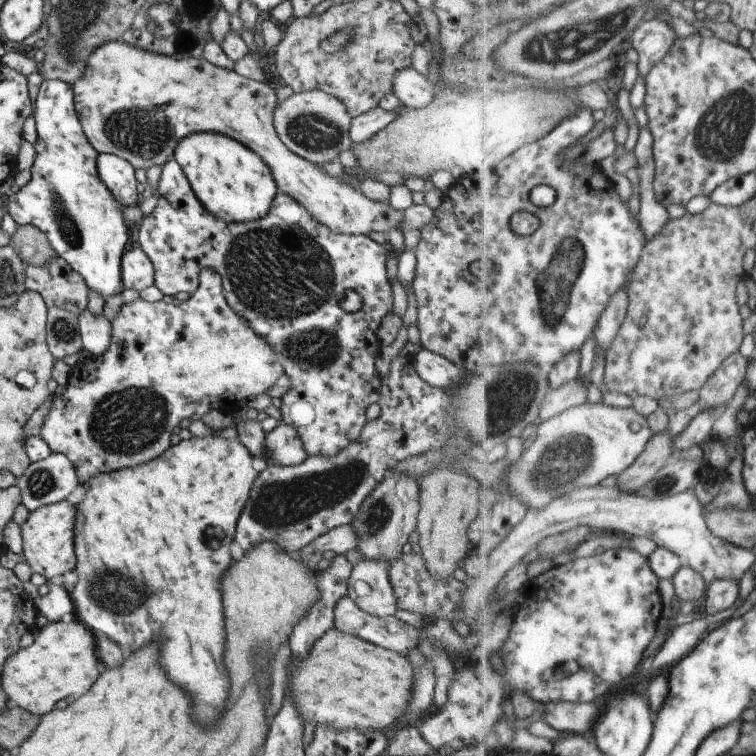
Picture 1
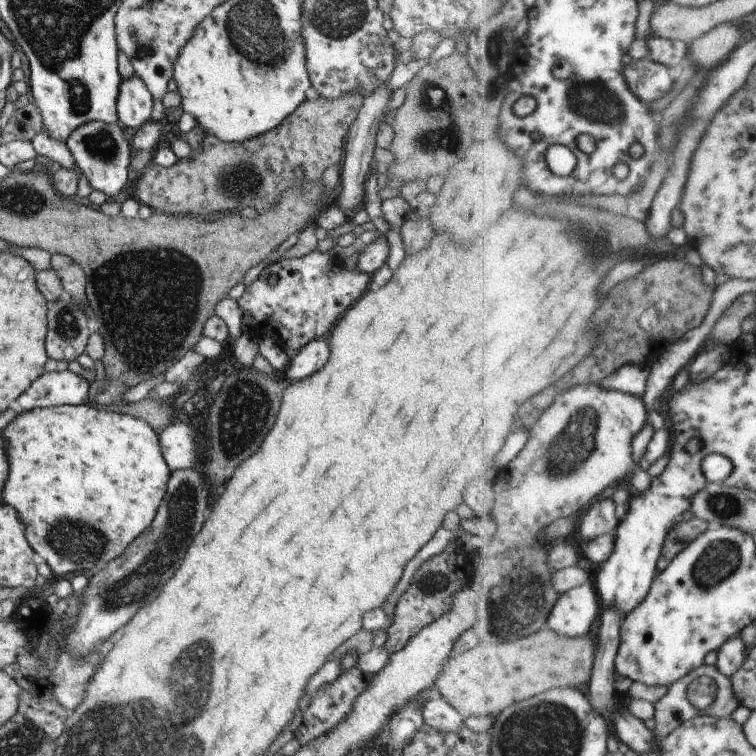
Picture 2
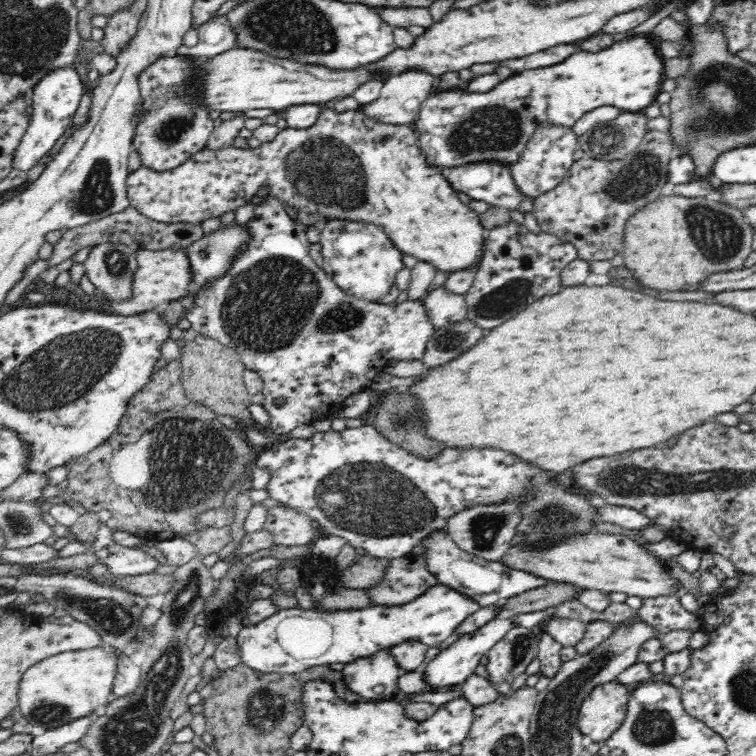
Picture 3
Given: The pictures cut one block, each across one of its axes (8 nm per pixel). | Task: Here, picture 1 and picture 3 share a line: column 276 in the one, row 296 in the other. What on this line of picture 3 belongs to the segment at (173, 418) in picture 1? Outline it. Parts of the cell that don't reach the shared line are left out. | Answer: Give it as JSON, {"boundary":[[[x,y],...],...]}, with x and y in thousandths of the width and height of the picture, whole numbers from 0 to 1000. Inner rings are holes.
{"boundary":[[[437,291],[425,300],[426,354],[459,389],[485,399],[501,399],[522,376],[522,365],[534,354],[533,335],[496,296],[475,291]]]}

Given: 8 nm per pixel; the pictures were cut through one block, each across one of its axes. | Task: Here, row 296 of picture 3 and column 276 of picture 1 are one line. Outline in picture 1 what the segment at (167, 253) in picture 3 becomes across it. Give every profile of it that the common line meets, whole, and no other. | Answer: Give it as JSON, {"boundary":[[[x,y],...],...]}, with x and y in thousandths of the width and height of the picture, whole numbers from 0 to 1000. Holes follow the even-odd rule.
{"boundary":[[[163,53],[135,58],[119,71],[114,85],[114,95],[95,115],[98,143],[112,183],[116,183],[116,190],[127,201],[159,206],[169,212],[179,225],[196,225],[204,218],[214,221],[217,214],[229,212],[235,188],[254,177],[280,175],[304,180],[325,196],[336,198],[352,214],[370,255],[381,257],[389,267],[402,272],[413,291],[431,299],[440,310],[488,312],[491,307],[503,307],[512,312],[519,302],[529,304],[534,278],[522,278],[511,266],[484,262],[470,239],[459,243],[450,238],[450,233],[438,234],[421,217],[407,214],[381,198],[362,172],[360,151],[365,143],[366,126],[362,114],[351,107],[323,103],[311,93],[288,90],[270,77],[235,79],[230,74],[193,69]]]}

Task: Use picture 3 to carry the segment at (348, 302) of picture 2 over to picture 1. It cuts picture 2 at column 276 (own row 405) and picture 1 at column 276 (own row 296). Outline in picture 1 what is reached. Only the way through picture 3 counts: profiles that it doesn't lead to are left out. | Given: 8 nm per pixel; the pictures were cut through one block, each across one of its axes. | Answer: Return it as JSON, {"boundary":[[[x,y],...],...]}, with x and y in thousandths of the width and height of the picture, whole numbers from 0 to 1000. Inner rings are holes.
{"boundary":[[[222,212],[217,214],[213,222],[212,238],[209,242],[209,270],[206,275],[198,280],[196,287],[190,287],[185,294],[185,307],[183,307],[183,321],[185,329],[201,347],[205,361],[205,378],[214,385],[217,390],[231,393],[237,386],[250,386],[253,390],[262,382],[263,368],[262,362],[270,357],[270,354],[280,354],[286,357],[294,366],[295,389],[299,401],[307,407],[310,414],[315,414],[319,421],[341,442],[347,444],[352,452],[357,452],[362,458],[362,466],[365,471],[370,471],[373,476],[373,485],[377,493],[377,505],[384,508],[384,516],[373,524],[373,534],[370,534],[370,550],[373,550],[373,560],[380,563],[386,563],[399,587],[402,587],[402,595],[407,598],[407,602],[413,603],[442,603],[447,601],[450,595],[455,595],[463,585],[468,585],[471,579],[476,579],[476,571],[479,566],[484,563],[487,556],[483,550],[487,537],[500,533],[503,528],[504,500],[497,489],[497,474],[503,470],[505,455],[503,455],[503,447],[500,447],[500,434],[504,431],[507,422],[520,413],[520,390],[515,376],[513,365],[511,361],[512,340],[516,336],[515,324],[503,325],[500,320],[491,317],[488,312],[479,311],[452,311],[440,310],[431,302],[413,291],[410,283],[405,280],[402,272],[397,272],[394,267],[389,267],[381,257],[369,255],[360,274],[354,278],[354,283],[349,288],[341,288],[333,291],[333,294],[312,294],[312,296],[302,296],[296,291],[288,291],[286,286],[280,286],[278,280],[270,278],[270,272],[262,266],[262,262],[254,254],[251,243],[243,233],[239,221],[231,214],[231,212]],[[458,384],[467,384],[474,388],[479,394],[479,406],[472,413],[458,413],[451,406],[451,396]]]}

